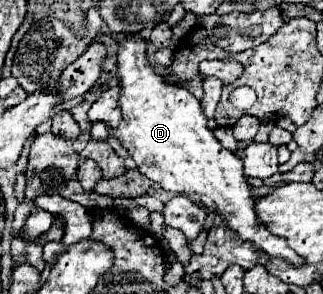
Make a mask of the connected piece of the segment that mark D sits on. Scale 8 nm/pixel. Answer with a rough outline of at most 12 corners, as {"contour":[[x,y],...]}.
{"contour":[[120,41],[114,137],[162,189],[218,213],[240,239],[304,265],[268,231],[242,159],[200,101]]}

